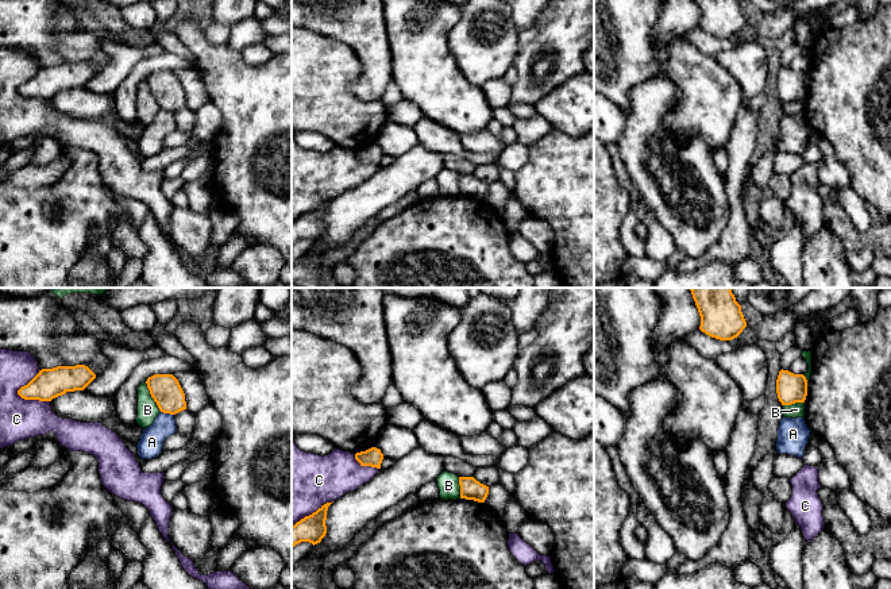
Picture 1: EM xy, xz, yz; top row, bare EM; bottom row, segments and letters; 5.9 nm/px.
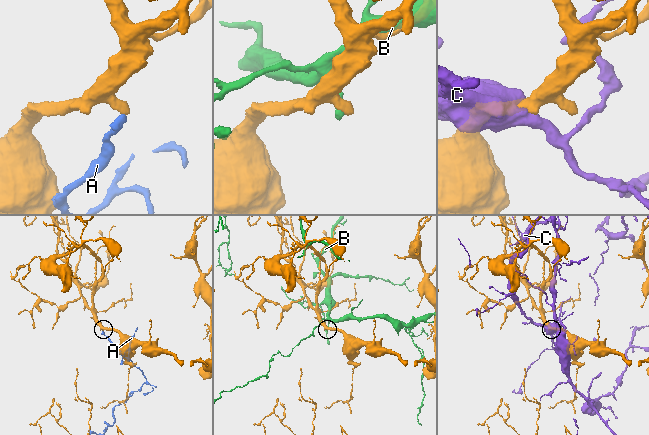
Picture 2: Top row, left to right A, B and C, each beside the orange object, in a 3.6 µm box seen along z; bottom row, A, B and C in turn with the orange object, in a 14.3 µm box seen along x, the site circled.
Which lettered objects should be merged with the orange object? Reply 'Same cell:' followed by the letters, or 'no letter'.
Same cell: no letter

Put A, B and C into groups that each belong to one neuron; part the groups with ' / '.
A / B / C

